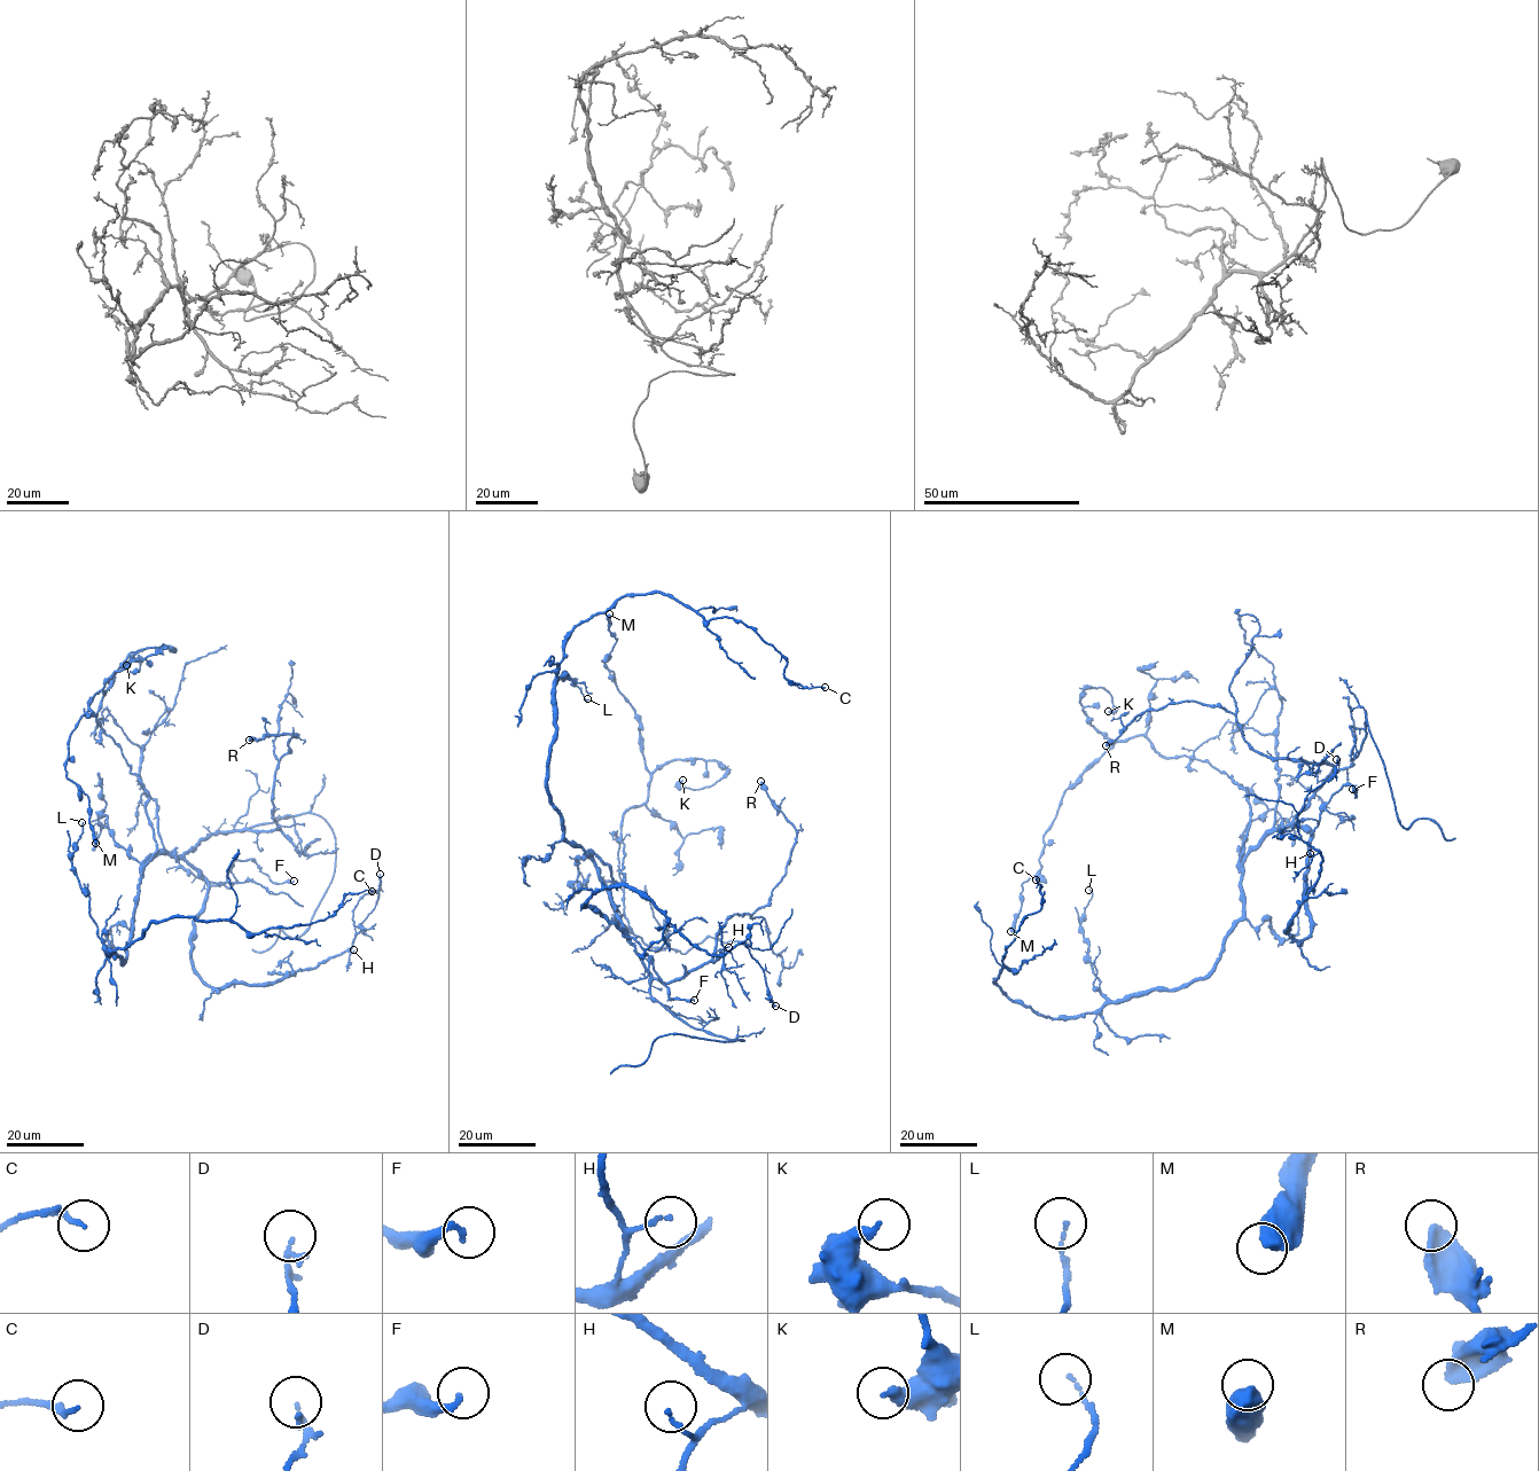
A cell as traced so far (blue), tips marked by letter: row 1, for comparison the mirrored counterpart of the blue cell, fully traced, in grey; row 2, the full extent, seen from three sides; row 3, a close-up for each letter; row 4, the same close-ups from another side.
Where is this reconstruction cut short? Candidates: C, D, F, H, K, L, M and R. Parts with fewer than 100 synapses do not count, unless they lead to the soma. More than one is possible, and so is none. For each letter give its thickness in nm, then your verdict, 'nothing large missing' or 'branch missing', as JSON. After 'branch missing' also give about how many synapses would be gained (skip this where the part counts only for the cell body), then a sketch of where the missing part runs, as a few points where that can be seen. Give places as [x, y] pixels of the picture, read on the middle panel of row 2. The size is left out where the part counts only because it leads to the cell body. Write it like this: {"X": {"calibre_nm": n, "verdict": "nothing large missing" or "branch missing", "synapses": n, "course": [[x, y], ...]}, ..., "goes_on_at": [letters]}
{"C": {"calibre_nm": 130, "verdict": "nothing large missing"}, "D": {"calibre_nm": 100, "verdict": "nothing large missing"}, "F": {"calibre_nm": 200, "verdict": "nothing large missing"}, "H": {"calibre_nm": 110, "verdict": "nothing large missing"}, "K": {"calibre_nm": 280, "verdict": "nothing large missing"}, "L": {"calibre_nm": 90, "verdict": "nothing large missing"}, "M": {"calibre_nm": 600, "verdict": "nothing large missing"}, "R": {"calibre_nm": 480, "verdict": "nothing large missing"}, "goes_on_at": []}

